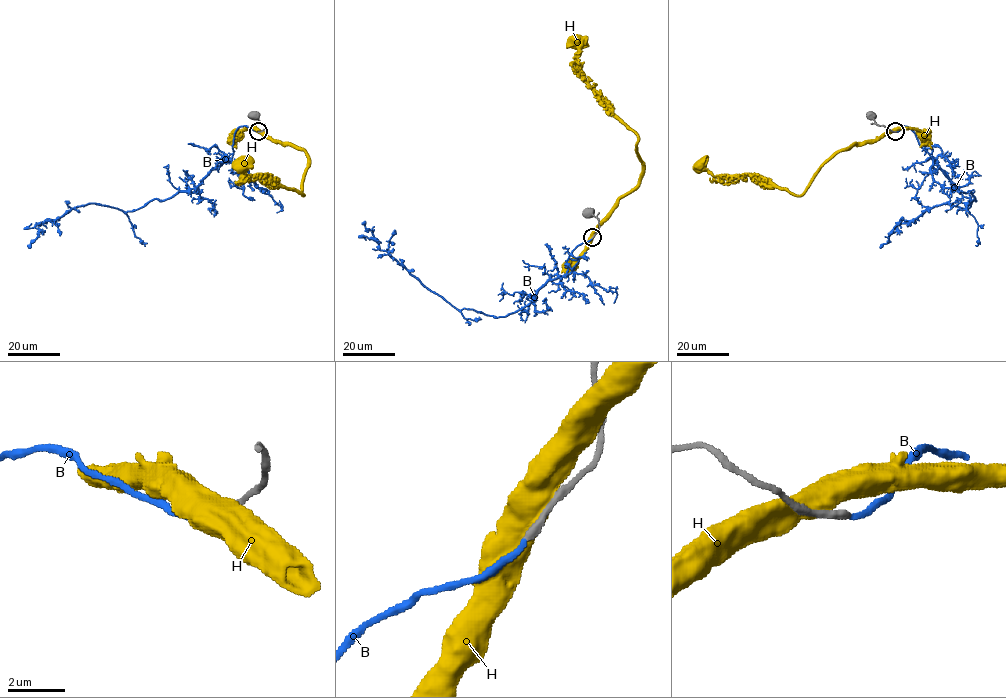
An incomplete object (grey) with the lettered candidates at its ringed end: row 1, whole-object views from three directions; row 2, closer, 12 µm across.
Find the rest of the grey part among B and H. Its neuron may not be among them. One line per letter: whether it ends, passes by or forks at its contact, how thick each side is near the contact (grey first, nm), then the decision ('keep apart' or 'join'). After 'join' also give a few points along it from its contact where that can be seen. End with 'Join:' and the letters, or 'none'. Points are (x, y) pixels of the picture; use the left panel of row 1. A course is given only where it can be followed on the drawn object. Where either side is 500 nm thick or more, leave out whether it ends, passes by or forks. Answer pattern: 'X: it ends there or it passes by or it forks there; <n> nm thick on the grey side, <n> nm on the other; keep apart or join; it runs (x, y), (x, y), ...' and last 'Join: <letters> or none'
B: it ends there; 280 nm thick on the grey side, 200 nm on the other; keep apart
H: 240 nm thick on the grey side, 900 nm on the other; keep apart
Join: none

